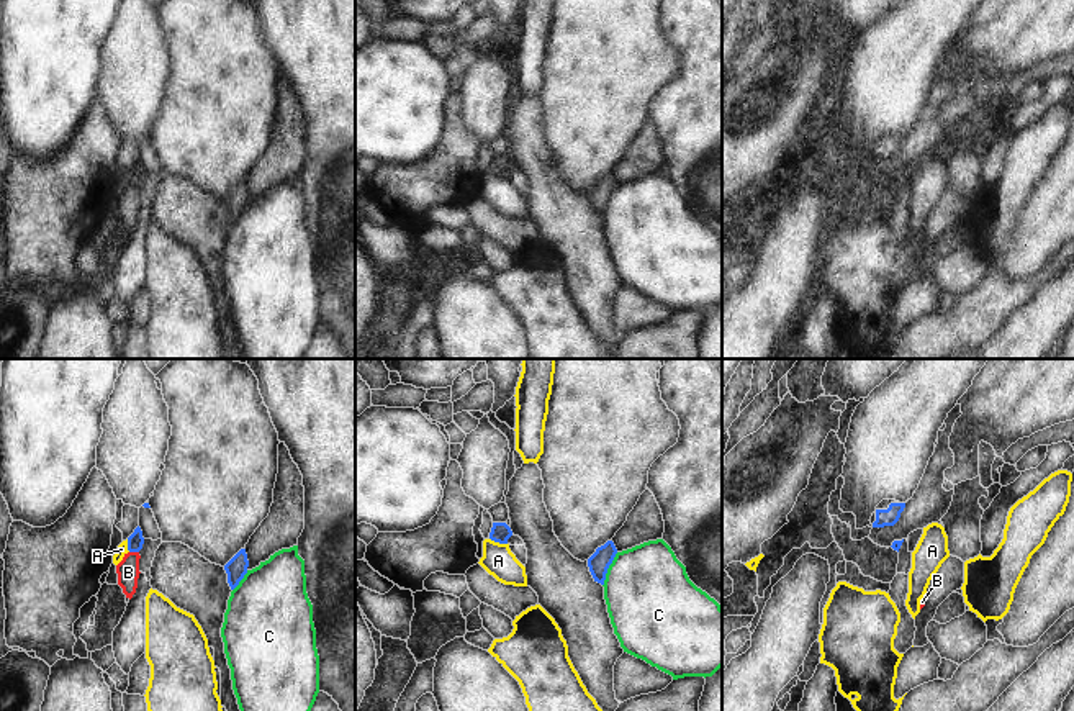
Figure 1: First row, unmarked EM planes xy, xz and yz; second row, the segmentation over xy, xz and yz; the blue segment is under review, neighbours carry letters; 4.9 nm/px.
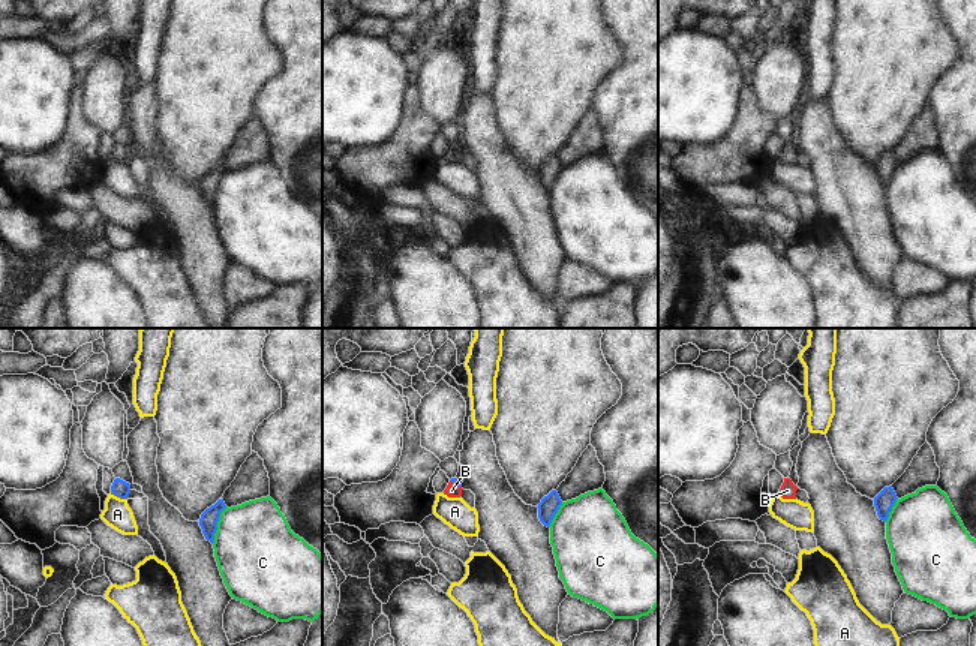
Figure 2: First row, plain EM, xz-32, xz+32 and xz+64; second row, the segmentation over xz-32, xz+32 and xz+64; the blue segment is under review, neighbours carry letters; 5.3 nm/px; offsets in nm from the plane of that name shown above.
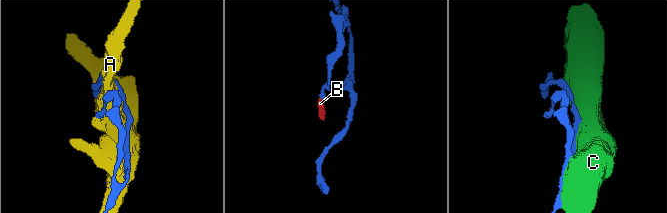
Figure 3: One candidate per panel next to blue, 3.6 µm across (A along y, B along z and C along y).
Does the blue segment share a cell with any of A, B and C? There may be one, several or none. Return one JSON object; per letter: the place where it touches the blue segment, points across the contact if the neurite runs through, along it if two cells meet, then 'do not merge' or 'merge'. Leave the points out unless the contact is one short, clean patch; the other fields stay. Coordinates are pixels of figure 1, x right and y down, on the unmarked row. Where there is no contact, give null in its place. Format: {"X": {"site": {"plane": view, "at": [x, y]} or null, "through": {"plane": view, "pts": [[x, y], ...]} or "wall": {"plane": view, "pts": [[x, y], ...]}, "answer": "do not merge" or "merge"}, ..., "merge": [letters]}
{"A": {"site": {"plane": "xz", "at": [498, 174]}, "answer": "do not merge"}, "B": {"site": {"plane": "xy", "at": [135, 184]}, "through": {"plane": "xy", "pts": [[135, 174], [135, 184], [128, 205]]}, "answer": "merge"}, "C": {"site": {"plane": "xz", "at": [608, 200]}, "answer": "do not merge"}, "merge": ["B"]}

